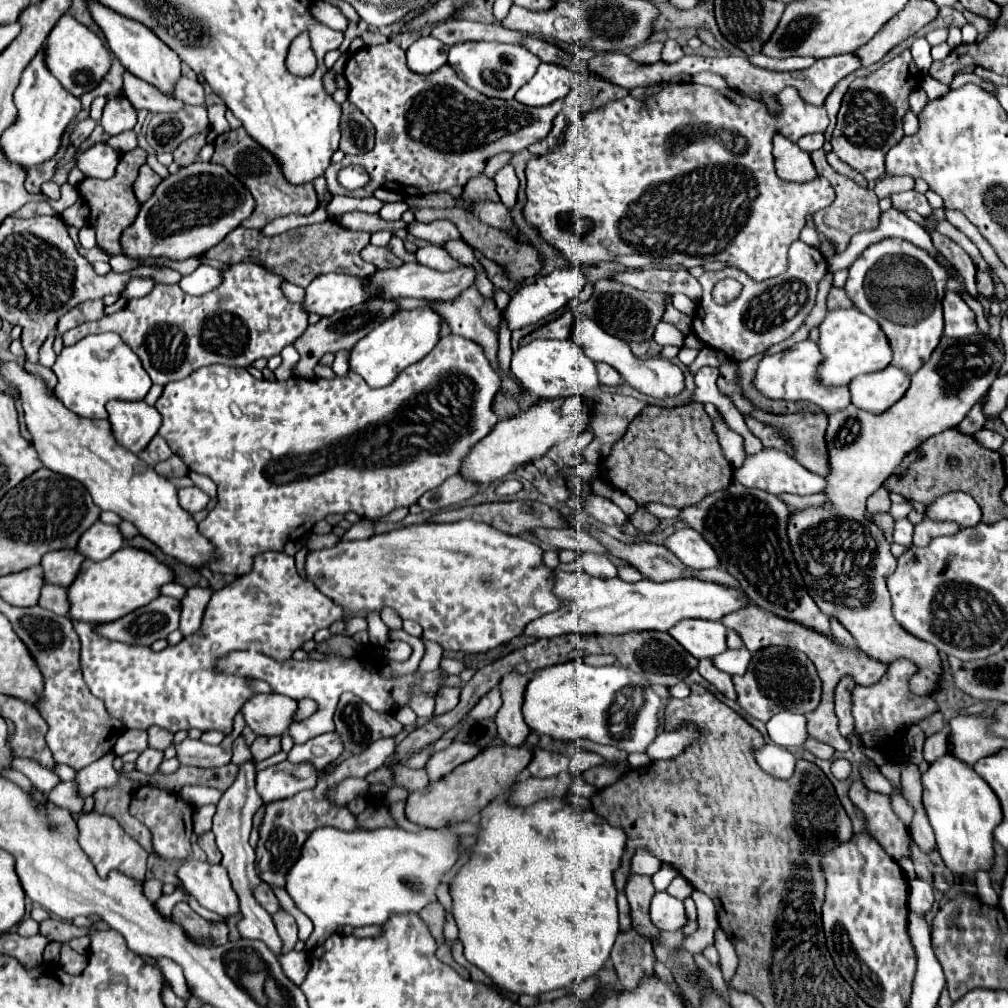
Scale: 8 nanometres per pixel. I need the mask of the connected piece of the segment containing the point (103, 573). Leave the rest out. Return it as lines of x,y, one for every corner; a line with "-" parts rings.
122,546
106,560
84,560
80,574
68,588
68,600
72,602
68,616
72,620
84,620
92,624
118,620
128,612
158,598
160,586
168,582
174,582
174,572
170,566
162,564
154,554
146,550

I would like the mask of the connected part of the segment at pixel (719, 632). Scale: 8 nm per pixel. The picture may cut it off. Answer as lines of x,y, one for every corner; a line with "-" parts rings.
682,620
668,632
674,640
678,640
698,660
712,658
726,650
728,628
724,628
722,622

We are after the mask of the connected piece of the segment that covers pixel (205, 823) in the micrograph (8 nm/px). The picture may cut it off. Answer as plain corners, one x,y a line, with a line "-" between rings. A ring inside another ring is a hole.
204,805
201,808
196,808
193,814
193,832
196,836
202,836
202,832
211,830
215,811
215,805

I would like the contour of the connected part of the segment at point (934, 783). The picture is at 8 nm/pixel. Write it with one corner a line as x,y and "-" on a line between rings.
950,754
938,758
928,768
928,772
922,776
922,786
924,786
922,804
930,818
930,824
934,828
936,846
938,846
938,852
940,852
944,864
956,874
976,874
978,870
990,872
994,866
994,836
992,836
992,832
1000,824
1000,818
1002,818
1000,802
996,800
996,794
992,794
992,788
988,788
988,784
968,764
962,764
960,760
956,760

